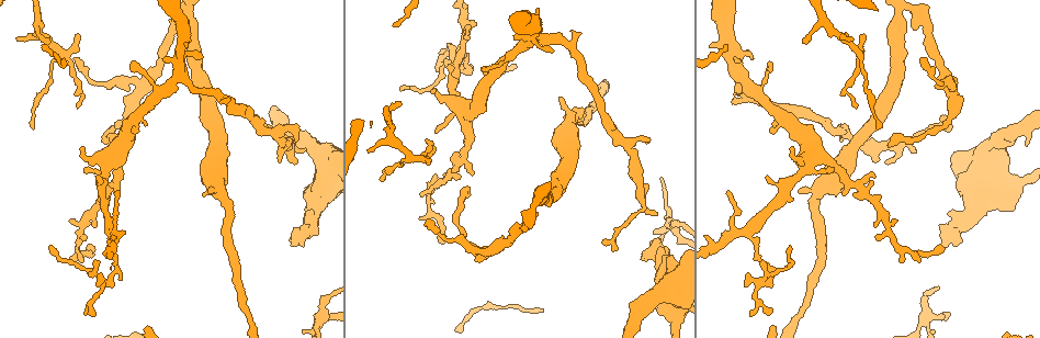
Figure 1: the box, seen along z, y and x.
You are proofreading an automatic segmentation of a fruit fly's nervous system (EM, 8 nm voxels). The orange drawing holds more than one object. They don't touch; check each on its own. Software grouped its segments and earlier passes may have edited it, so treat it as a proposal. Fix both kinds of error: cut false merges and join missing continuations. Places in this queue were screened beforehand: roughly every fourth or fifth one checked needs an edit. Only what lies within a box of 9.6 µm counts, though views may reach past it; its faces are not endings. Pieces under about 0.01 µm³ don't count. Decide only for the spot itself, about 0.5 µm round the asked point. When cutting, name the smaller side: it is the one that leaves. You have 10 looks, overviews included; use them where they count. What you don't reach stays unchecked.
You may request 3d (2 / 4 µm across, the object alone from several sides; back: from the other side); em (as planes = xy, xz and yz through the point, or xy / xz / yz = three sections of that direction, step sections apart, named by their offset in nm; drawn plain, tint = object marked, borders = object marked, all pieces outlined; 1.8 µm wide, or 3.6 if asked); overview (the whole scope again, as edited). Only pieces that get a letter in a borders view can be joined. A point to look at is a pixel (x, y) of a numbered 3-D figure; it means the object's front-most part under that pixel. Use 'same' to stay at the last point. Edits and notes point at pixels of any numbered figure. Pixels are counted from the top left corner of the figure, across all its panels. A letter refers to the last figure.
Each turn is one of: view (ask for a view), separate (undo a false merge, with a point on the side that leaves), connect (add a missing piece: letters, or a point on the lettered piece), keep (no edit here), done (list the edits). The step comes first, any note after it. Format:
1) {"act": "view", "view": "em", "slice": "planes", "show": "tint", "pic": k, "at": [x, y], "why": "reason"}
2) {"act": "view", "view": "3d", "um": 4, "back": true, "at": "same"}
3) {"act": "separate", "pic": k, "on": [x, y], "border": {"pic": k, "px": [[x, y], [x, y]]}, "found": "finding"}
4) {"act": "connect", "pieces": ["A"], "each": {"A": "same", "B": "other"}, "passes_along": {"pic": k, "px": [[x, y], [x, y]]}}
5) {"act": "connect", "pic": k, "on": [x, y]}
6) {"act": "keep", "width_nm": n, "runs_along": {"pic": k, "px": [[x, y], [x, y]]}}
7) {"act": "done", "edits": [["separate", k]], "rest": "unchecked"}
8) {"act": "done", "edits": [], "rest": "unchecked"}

{"act": "view", "view": "em", "slice": "xz", "step": 8, "show": "plain", "pic": 1, "at": [650, 141], "why": "branch stops here"}

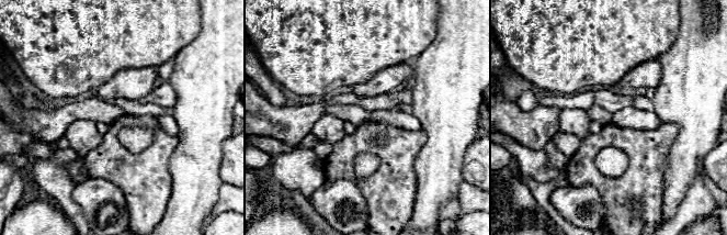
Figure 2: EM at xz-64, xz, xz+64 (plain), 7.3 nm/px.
{"act": "view", "view": "em", "slice": "xz", "step": 8, "show": "borders", "at": "same", "why": "what lies round it"}

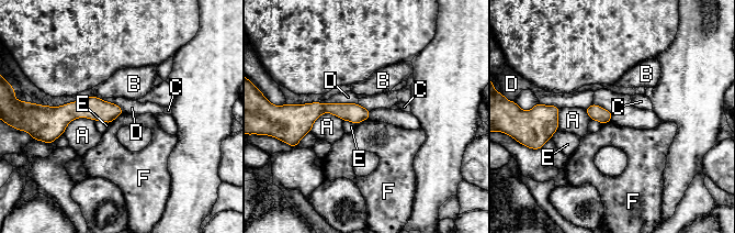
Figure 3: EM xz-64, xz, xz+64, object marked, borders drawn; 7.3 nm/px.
{"act": "keep", "width_nm": 110, "each": {"A": "other", "B": "other", "C": "other", "D": "other", "E": "other", "F": "other"}, "border": {"pic": 3, "px": [[123, 112], [109, 124]]}, "found": "none of them fits"}

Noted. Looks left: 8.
{"act": "view", "view": "em", "slice": "xy", "step": 4, "show": "tint", "pic": 1, "at": [666, 221], "why": "thick turns thin"}

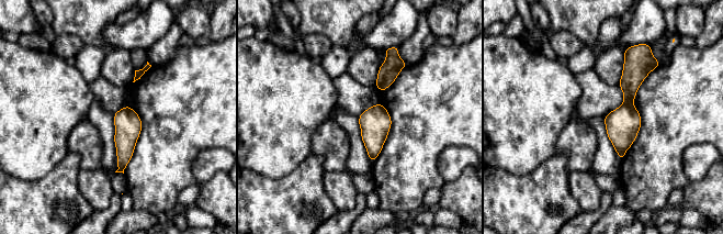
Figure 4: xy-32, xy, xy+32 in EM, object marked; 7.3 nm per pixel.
{"act": "view", "view": "em", "slice": "planes", "show": "borders", "at": "same"}

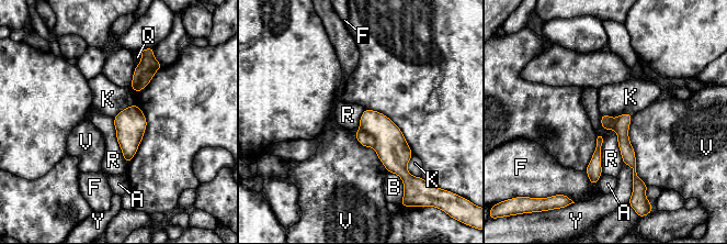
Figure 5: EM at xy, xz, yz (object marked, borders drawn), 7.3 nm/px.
{"act": "separate", "pic": 5, "on": [364, 139], "each": {"A": "other", "B": "other", "F": "other", "K": "other", "Q": "other", "R": "other", "V": "other", "Y": "other"}, "found": "a second neuron is stuck on"}

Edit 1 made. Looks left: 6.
{"act": "view", "view": "overview", "why": "redraw"}

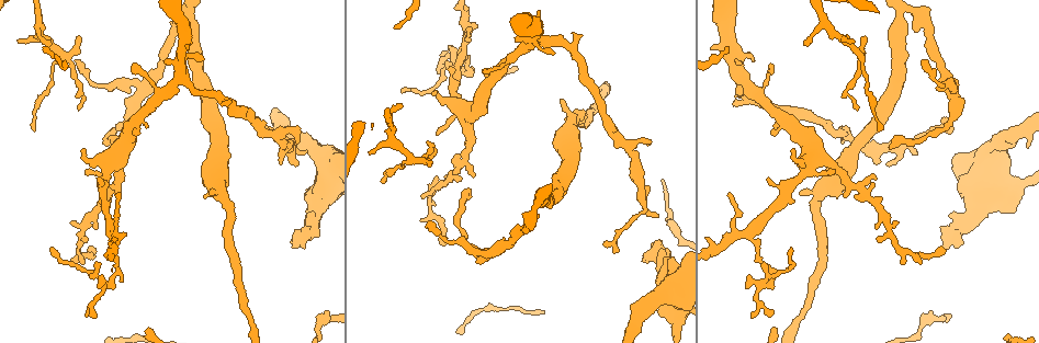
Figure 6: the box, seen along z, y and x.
{"act": "view", "view": "3d", "um": 2, "pic": 6, "at": [436, 70], "why": "an open end"}

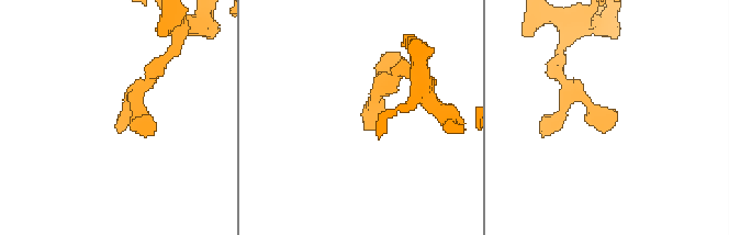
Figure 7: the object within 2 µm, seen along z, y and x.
{"act": "view", "view": "em", "slice": "planes", "show": "borders", "pic": 7, "at": [122, 131]}

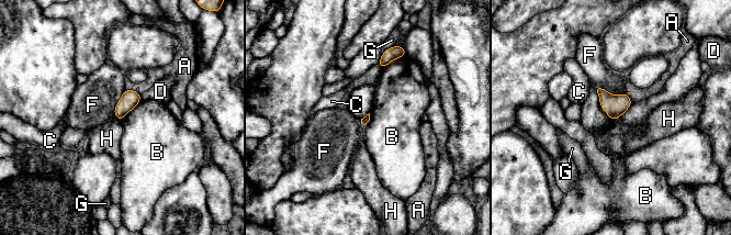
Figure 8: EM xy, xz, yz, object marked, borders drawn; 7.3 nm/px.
{"act": "keep", "each": {"A": "other", "B": "other", "C": "other", "D": "other", "F": "other", "G": "other", "H": "other"}, "border": {"pic": 8, "px": [[632, 102], [619, 116], [611, 120]]}, "found": "none of them fits"}

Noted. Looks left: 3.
{"act": "view", "view": "em", "slice": "planes", "show": "tint", "pic": 6, "at": [61, 53], "why": "thin neck"}

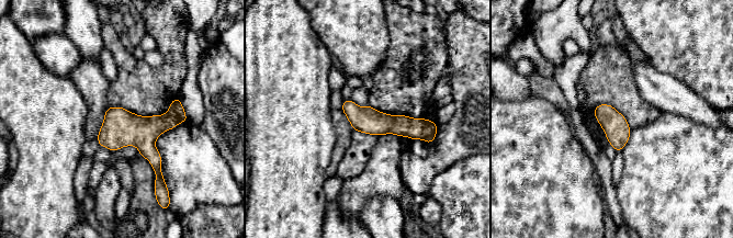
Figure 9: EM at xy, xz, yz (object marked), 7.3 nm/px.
{"act": "view", "view": "em", "slice": "planes", "show": "borders", "at": "same", "why": "see the neighbours"}

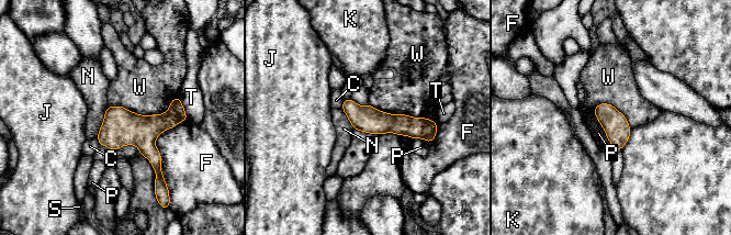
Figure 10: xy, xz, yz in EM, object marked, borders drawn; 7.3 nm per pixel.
{"act": "keep", "width_nm": 190, "each": {"C": "other", "F": "other", "J": "other", "K": "other", "N": "other", "P": "other", "S": "other", "T": "other", "W": "other"}, "found": "all the same neuron"}

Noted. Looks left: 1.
{"act": "done", "edits": [["separate", 5]], "rest": "unchecked"}

